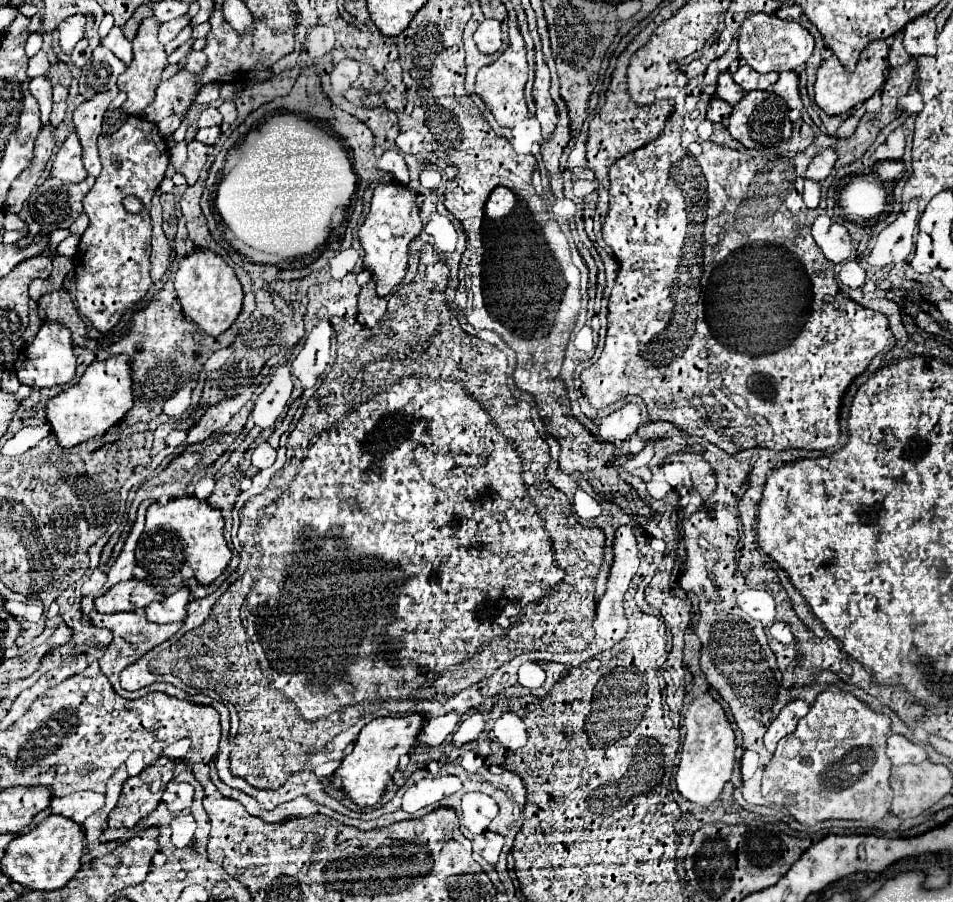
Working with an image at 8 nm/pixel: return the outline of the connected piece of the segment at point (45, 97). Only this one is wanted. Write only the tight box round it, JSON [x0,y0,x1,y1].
[29,78,53,124]

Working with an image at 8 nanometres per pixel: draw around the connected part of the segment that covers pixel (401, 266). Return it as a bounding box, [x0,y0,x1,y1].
[357,182,423,296]

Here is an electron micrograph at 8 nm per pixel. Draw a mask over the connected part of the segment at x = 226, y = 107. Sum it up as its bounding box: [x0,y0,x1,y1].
[219,100,237,126]

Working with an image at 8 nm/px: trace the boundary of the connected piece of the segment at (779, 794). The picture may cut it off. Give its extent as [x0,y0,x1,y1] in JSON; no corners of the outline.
[763,686,891,826]

